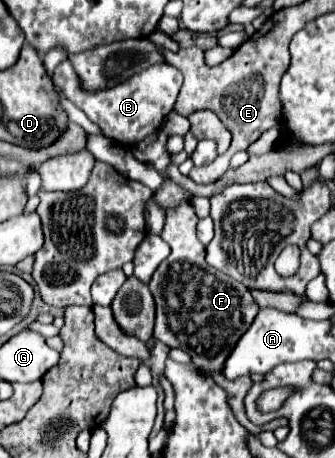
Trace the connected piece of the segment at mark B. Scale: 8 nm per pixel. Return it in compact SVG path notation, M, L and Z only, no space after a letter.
M67 59L56 66L52 78L54 78L56 88L62 90L62 94L72 104L76 104L92 122L96 122L104 130L104 136L108 136L110 140L116 140L124 146L132 146L132 144L144 140L148 134L156 132L162 126L166 114L174 108L176 96L182 88L182 72L170 64L150 66L150 68L142 70L140 74L134 74L122 84L118 84L114 88L98 90L98 92L82 90L80 78Z

